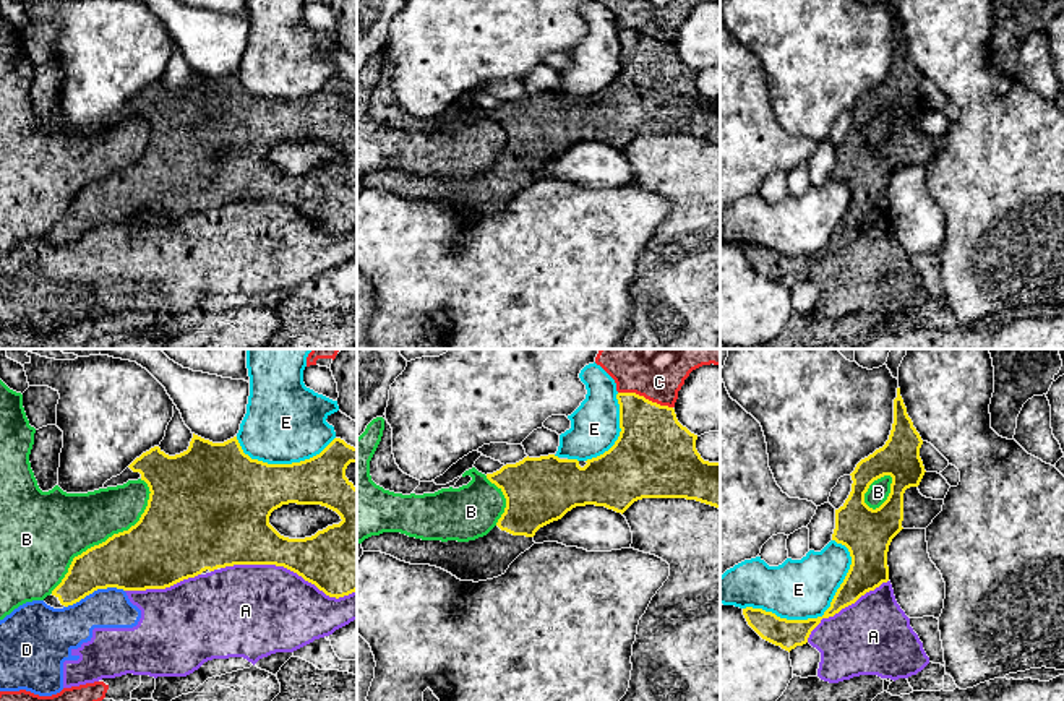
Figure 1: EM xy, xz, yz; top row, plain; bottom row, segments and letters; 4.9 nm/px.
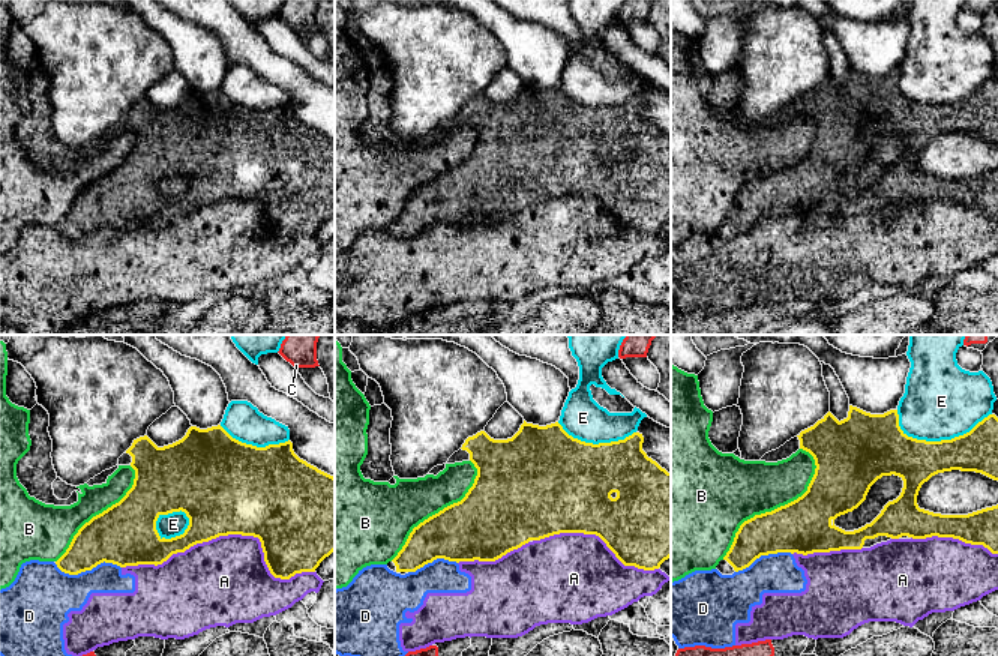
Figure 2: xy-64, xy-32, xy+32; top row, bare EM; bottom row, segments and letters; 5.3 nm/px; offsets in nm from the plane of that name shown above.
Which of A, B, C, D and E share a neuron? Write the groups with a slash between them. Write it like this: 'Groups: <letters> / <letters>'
Groups: A D / B / C / E

